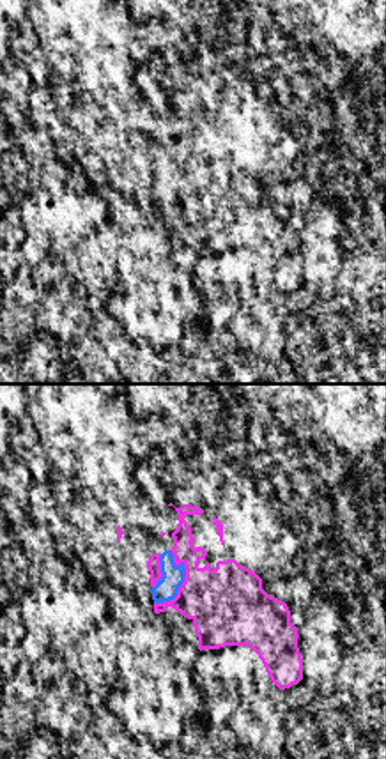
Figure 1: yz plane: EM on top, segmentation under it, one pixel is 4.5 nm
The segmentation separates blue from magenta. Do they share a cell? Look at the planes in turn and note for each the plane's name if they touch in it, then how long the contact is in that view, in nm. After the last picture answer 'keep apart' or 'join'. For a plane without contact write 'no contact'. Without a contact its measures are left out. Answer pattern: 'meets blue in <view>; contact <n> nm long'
meets blue in yz; contact 260 nm long

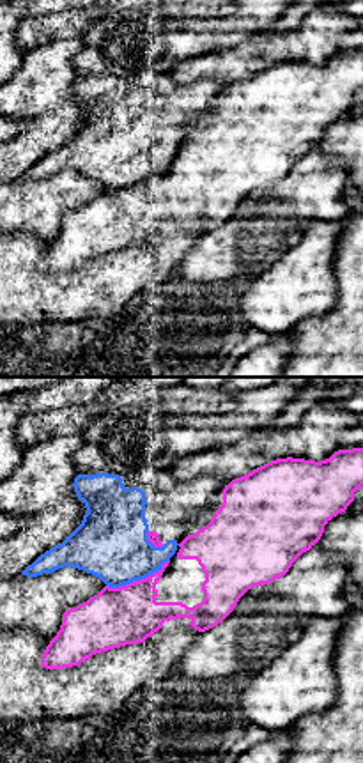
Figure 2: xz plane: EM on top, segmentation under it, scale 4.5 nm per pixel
meets blue in xz; contact 320 nm long

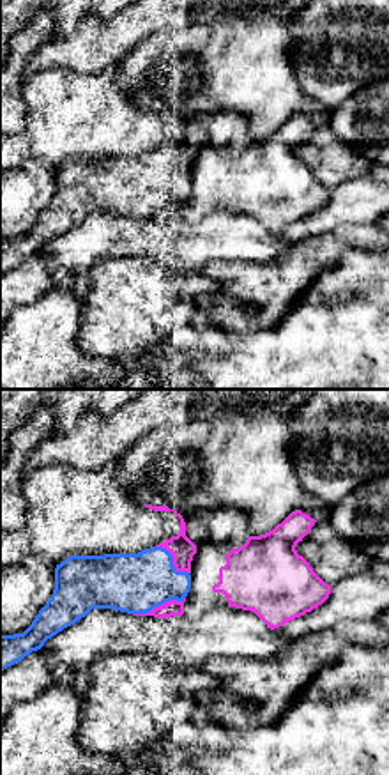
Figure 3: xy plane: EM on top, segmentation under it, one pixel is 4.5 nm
meets blue in xy; contact 240 nm long

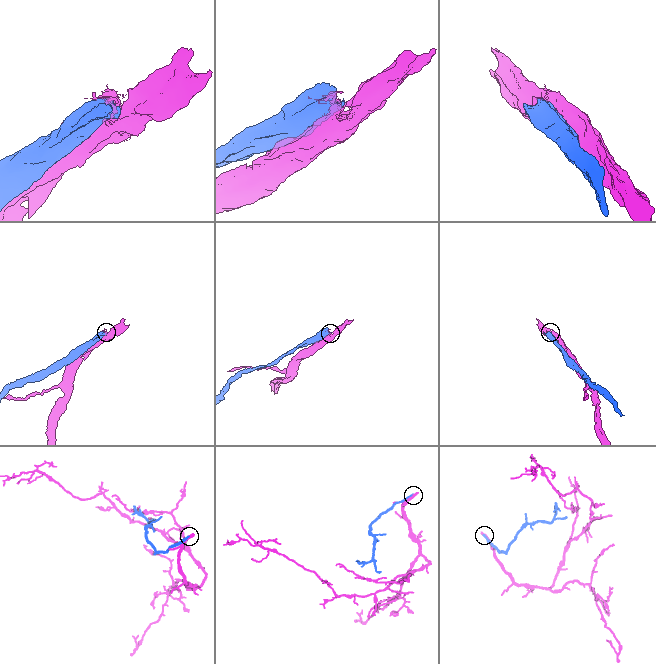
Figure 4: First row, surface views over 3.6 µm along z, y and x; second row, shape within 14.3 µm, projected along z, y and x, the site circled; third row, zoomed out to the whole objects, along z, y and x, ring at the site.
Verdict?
keep apart

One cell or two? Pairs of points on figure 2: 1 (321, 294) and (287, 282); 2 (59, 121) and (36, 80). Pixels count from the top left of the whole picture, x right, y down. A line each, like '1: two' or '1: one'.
1: one
2: one

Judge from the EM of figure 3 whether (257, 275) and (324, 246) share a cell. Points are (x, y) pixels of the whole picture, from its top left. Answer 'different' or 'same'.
same

